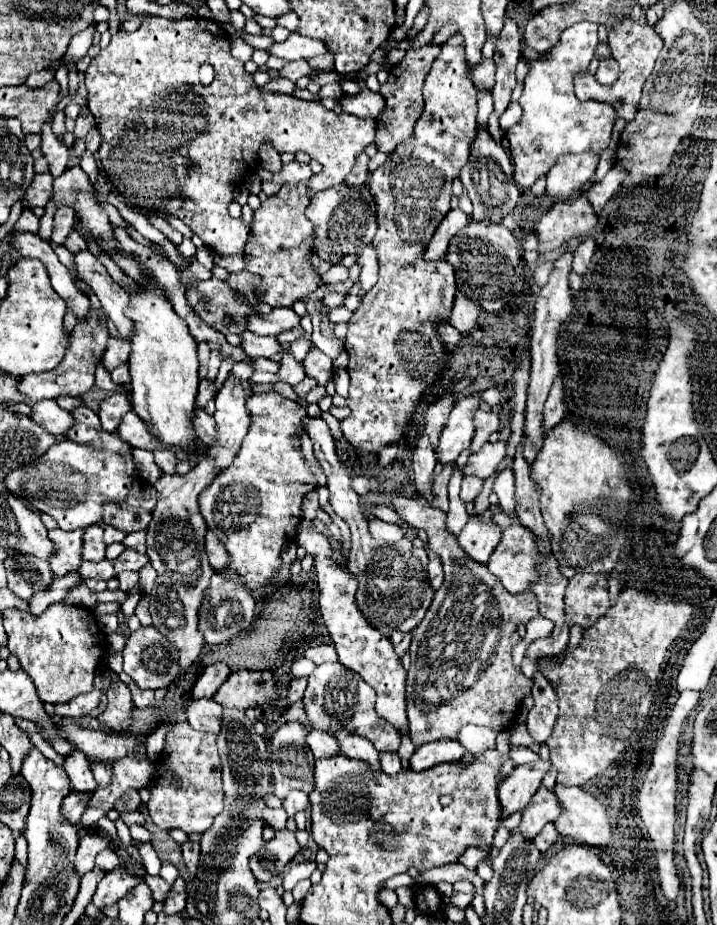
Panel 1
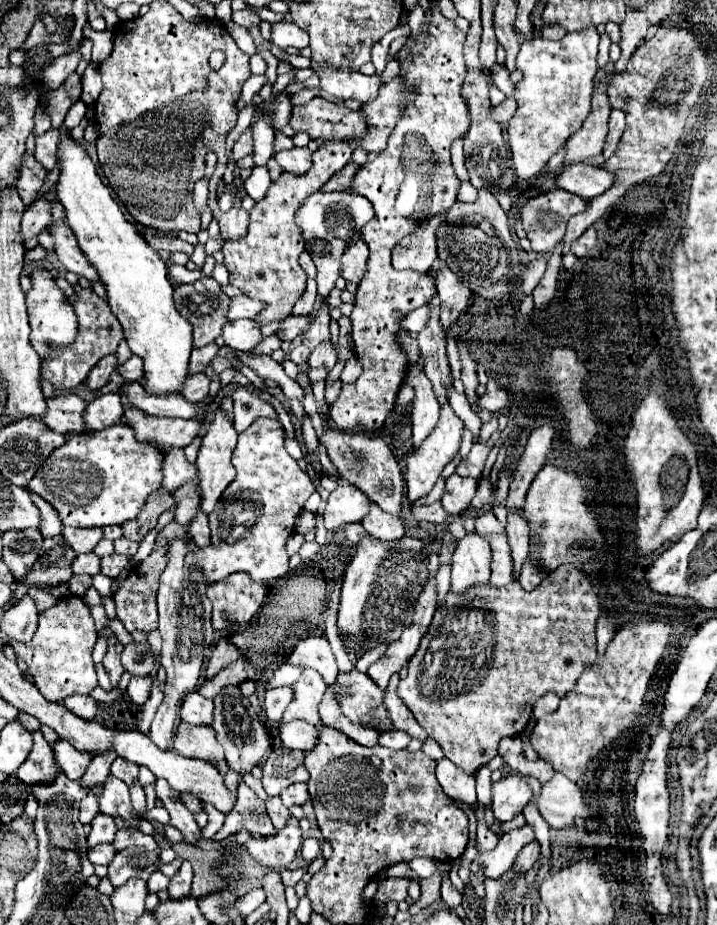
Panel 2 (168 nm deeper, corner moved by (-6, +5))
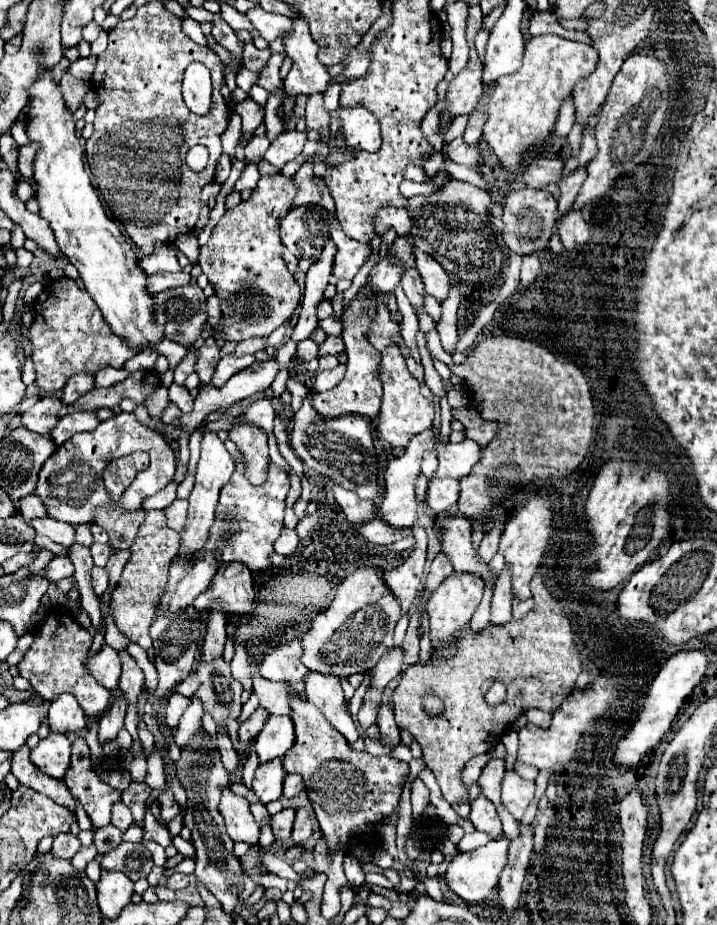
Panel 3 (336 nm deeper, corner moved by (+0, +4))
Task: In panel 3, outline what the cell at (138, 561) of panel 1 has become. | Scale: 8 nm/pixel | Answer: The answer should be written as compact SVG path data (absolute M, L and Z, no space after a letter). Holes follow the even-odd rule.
M92 568L92 572L90 572L90 584L94 588L94 594L102 596L104 590L106 590L106 586L108 586L108 574L106 574L106 570L104 568Z

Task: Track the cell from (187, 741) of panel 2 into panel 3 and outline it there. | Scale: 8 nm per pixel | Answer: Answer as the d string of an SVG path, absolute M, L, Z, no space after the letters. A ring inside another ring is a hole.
M192 696L190 700L192 700L192 702L190 702L190 706L184 710L184 714L182 714L182 718L180 718L180 724L178 724L176 732L174 732L174 740L176 740L176 744L178 744L180 748L184 748L184 746L200 732L200 726L202 726L202 722L200 722L200 718L202 718L200 700L198 700L196 696Z

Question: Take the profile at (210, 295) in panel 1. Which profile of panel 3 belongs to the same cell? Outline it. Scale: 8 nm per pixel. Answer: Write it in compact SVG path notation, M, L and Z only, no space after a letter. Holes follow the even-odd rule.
M186 284L182 288L170 288L156 294L156 322L164 326L164 336L182 346L190 346L200 338L206 324L206 296L198 284Z

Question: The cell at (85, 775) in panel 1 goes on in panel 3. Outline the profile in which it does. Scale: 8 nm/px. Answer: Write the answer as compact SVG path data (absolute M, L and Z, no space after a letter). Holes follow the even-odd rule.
M50 732L30 752L30 758L44 774L62 780L70 764L70 740L64 734Z

